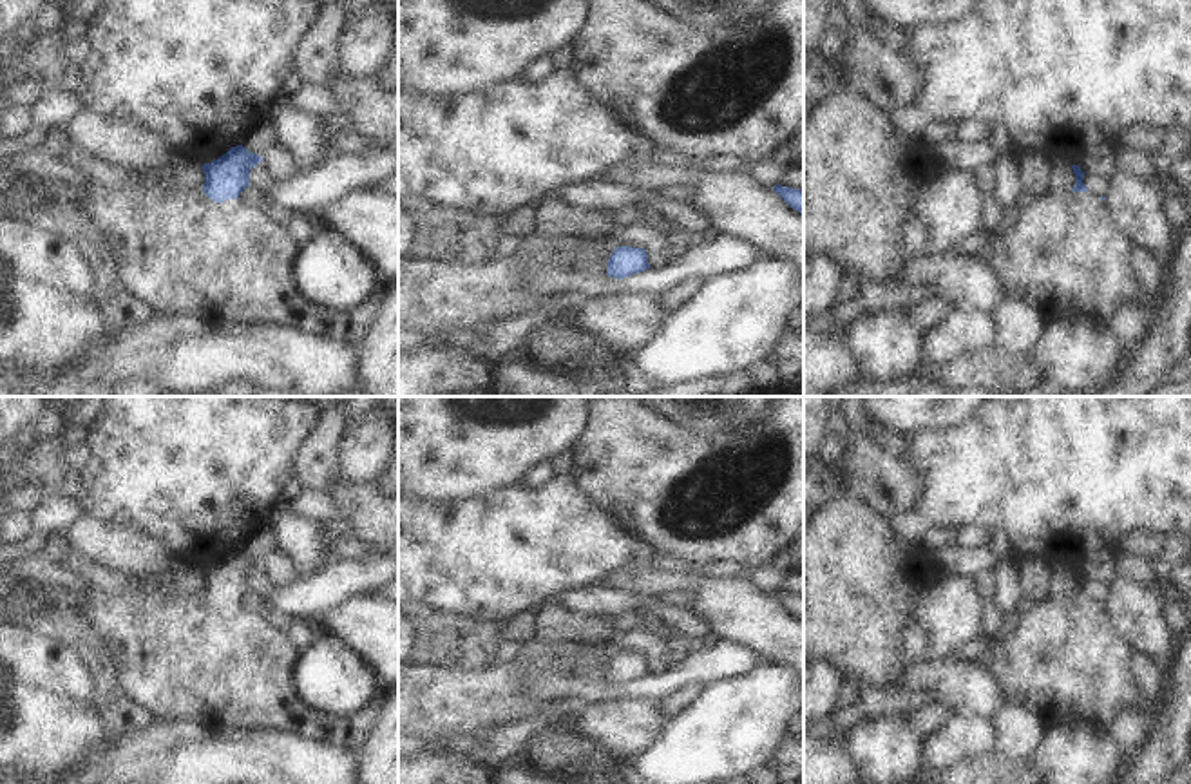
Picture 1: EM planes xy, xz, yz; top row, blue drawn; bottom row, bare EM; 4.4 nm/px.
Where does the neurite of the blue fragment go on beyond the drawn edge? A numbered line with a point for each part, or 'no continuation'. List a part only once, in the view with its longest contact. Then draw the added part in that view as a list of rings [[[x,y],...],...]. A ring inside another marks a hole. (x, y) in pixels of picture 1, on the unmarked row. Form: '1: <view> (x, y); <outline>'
1: xy (183, 659); [[[96,590],[83,599],[91,619],[119,654],[125,692],[159,724],[195,721],[215,728],[281,730],[362,753],[387,712],[387,692],[346,717],[308,704],[297,692],[299,648],[286,630],[243,605],[215,608],[203,594],[150,590],[123,594]]]

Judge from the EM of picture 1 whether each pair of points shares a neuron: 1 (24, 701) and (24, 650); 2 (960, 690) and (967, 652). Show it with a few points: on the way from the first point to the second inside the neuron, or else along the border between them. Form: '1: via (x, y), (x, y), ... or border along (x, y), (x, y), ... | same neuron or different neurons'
1: border along (19, 679), (51, 690), (64, 699) | different neurons
2: border along (951, 658), (976, 663) | different neurons

